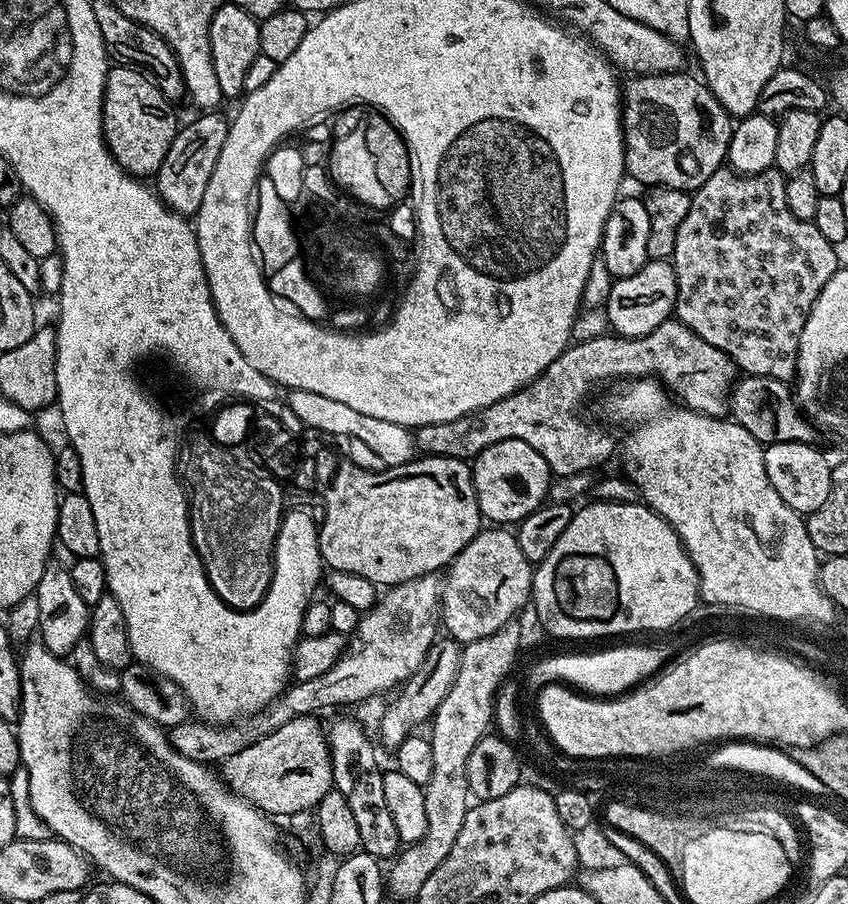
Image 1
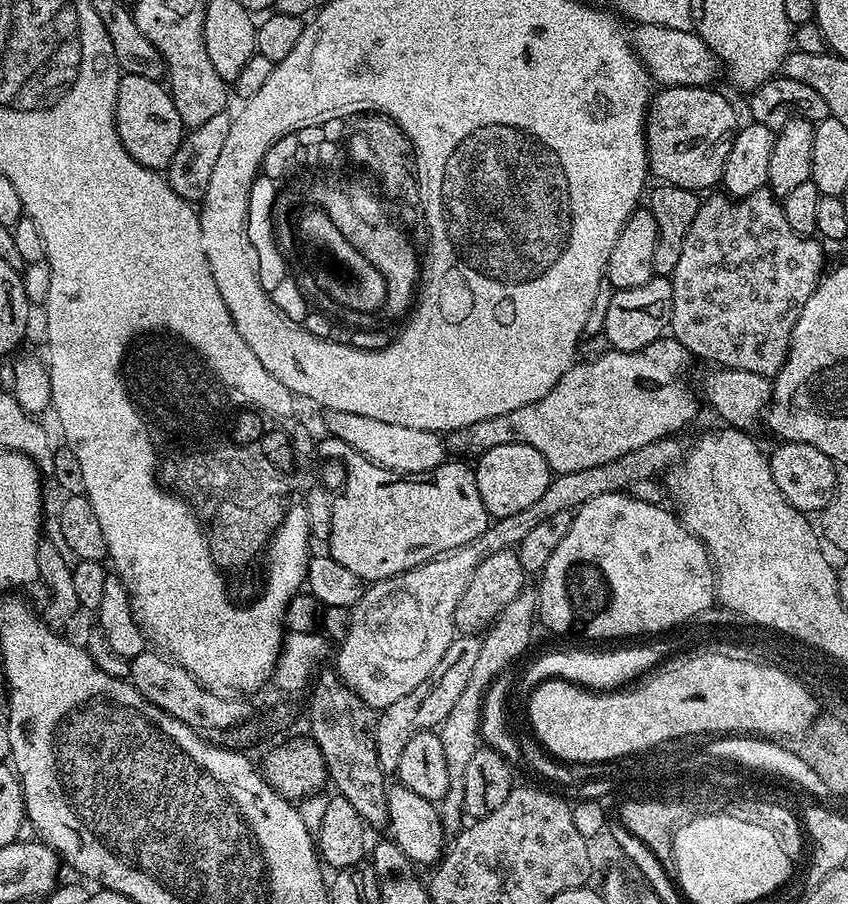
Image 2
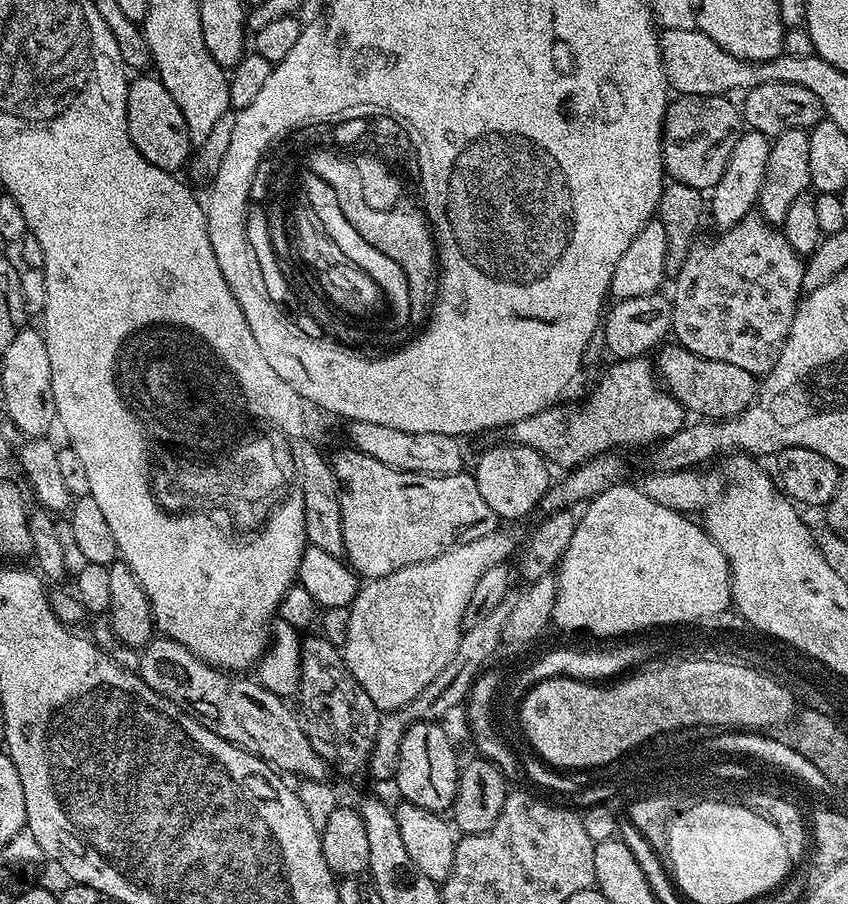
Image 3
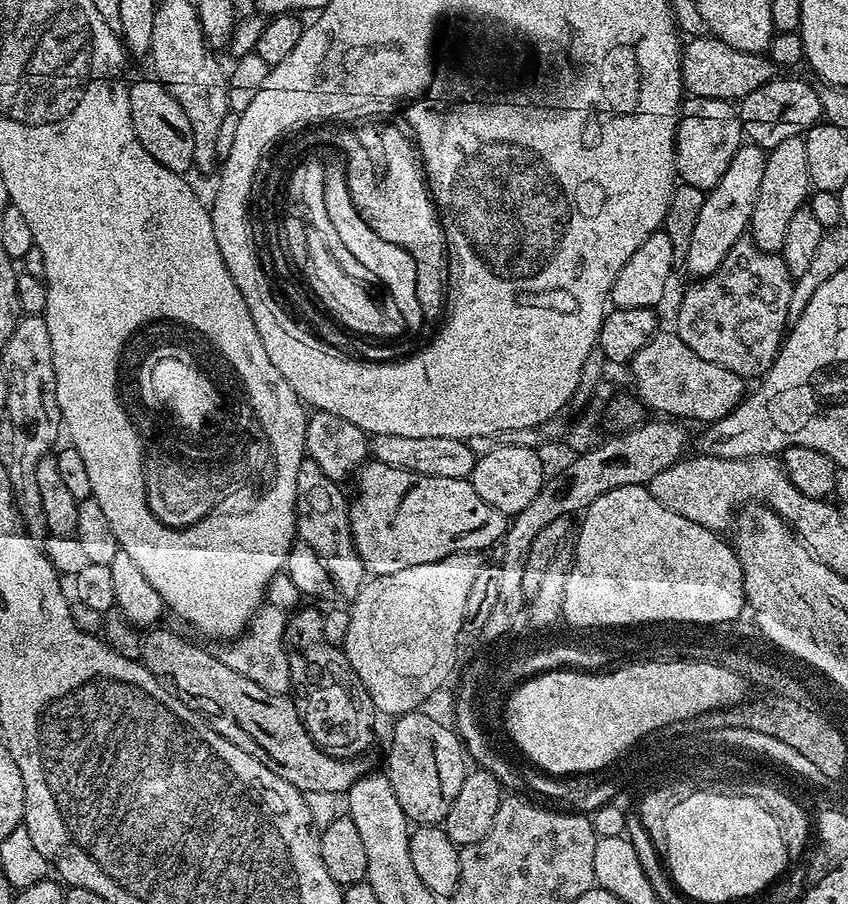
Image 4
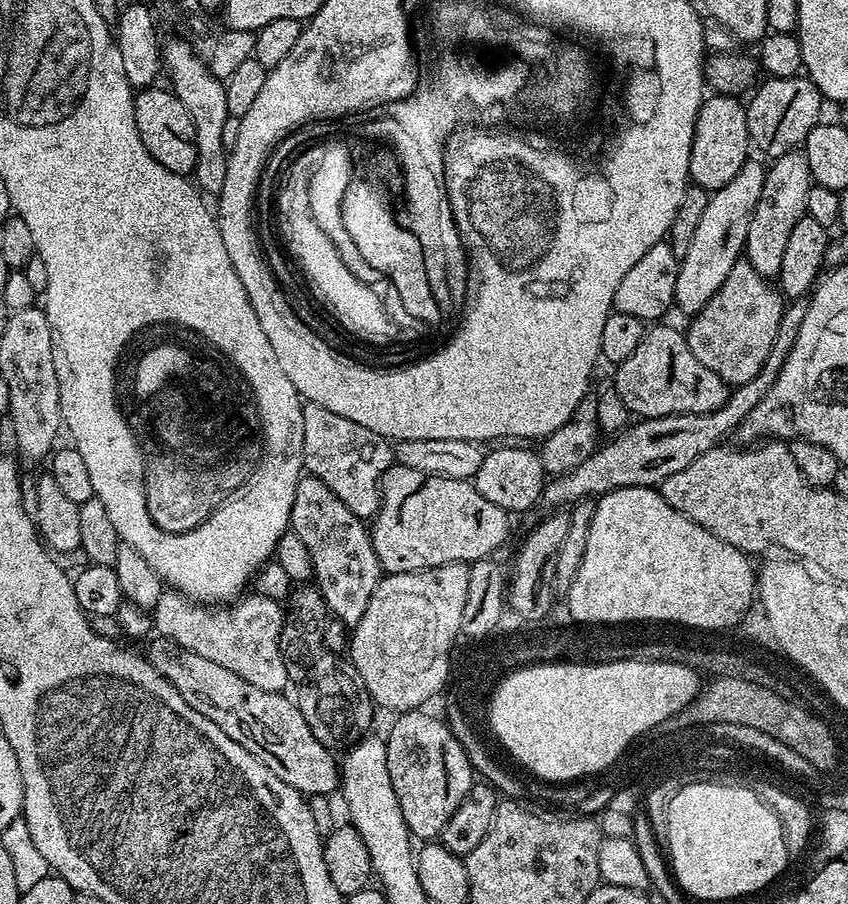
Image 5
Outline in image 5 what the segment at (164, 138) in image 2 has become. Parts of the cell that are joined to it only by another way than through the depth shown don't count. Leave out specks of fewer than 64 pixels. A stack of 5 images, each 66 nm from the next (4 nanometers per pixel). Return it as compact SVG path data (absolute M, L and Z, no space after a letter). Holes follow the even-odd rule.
M153 86L141 88L134 96L134 122L142 138L142 146L166 170L179 176L188 176L196 171L196 143L194 142L194 122L186 114L186 106L167 87Z

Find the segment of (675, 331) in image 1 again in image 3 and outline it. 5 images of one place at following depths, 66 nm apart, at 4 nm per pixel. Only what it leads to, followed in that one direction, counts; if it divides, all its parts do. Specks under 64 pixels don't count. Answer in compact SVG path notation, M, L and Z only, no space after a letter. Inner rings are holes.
M651 359L616 360L613 365L613 368L601 378L600 385L593 390L592 397L584 405L557 403L530 418L522 418L509 424L503 429L502 436L505 436L503 439L509 444L532 448L553 465L561 464L561 469L571 470L585 464L590 458L607 452L636 448L639 444L651 445L663 437L674 435L679 428L684 427L686 423L684 407L662 390Z

